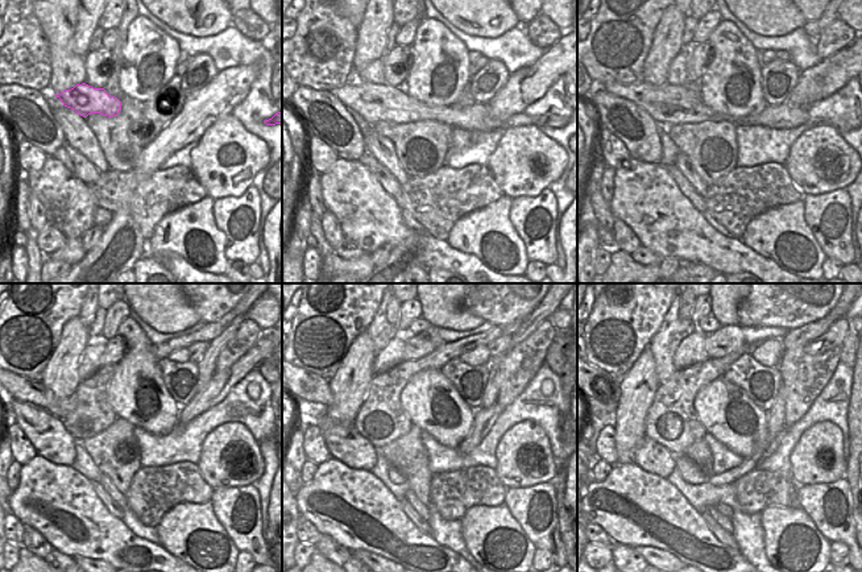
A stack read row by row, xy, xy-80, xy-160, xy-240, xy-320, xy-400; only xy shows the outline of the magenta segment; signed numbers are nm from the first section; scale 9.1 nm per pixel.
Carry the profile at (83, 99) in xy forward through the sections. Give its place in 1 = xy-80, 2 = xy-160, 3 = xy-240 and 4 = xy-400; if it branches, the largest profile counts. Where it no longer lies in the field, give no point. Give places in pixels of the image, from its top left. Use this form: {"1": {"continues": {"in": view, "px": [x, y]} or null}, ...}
{"1": {"continues": {"in": "xy-80", "px": [374, 103]}}, "2": {"continues": {"in": "xy-160", "px": [668, 104]}}, "3": {"continues": {"in": "xy-240", "px": [13, 386]}}, "4": {"continues": {"in": "xy-400", "px": [612, 385]}}}

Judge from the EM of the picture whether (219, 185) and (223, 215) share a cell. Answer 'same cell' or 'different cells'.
different cells

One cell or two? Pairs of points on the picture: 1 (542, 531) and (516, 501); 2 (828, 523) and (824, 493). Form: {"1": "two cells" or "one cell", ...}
{"1": "one cell", "2": "one cell"}

